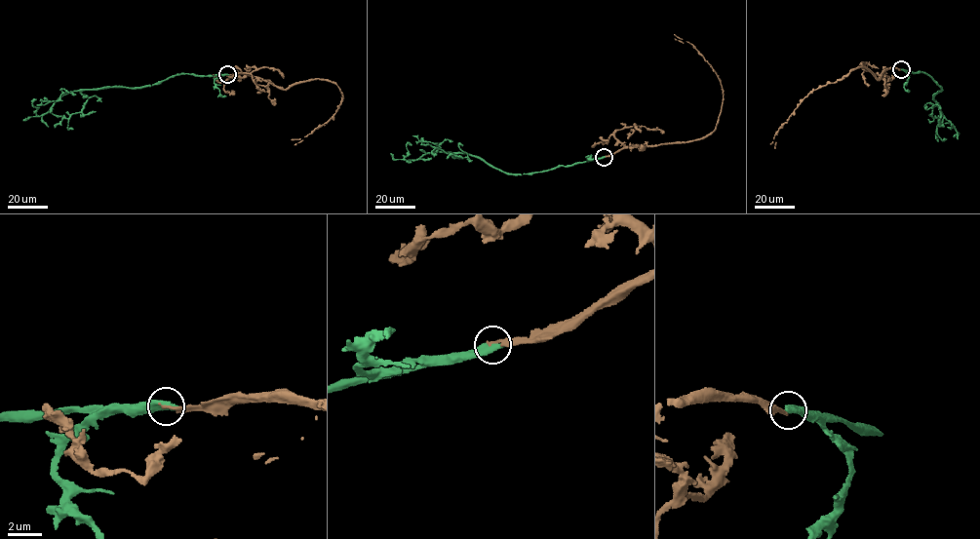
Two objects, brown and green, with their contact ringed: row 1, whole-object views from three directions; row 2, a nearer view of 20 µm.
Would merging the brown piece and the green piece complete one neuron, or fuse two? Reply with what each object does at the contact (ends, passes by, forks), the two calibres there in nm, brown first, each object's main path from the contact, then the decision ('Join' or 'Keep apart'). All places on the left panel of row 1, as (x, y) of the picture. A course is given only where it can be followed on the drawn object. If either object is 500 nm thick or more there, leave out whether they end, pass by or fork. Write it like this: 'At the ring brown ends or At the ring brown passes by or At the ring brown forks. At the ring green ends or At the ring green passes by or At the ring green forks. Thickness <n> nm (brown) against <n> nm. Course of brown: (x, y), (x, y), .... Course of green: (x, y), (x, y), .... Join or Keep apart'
Thickness 180 nm (brown) against 550 nm. Course of brown: (227, 74), (258, 76), (284, 89), (320, 79), (334, 82), (342, 96), (338, 108), (330, 120), (294, 145). Course of green: (227, 74), (176, 74), (137, 88), (71, 91), (38, 116), (32, 102), (36, 99). Keep apart

